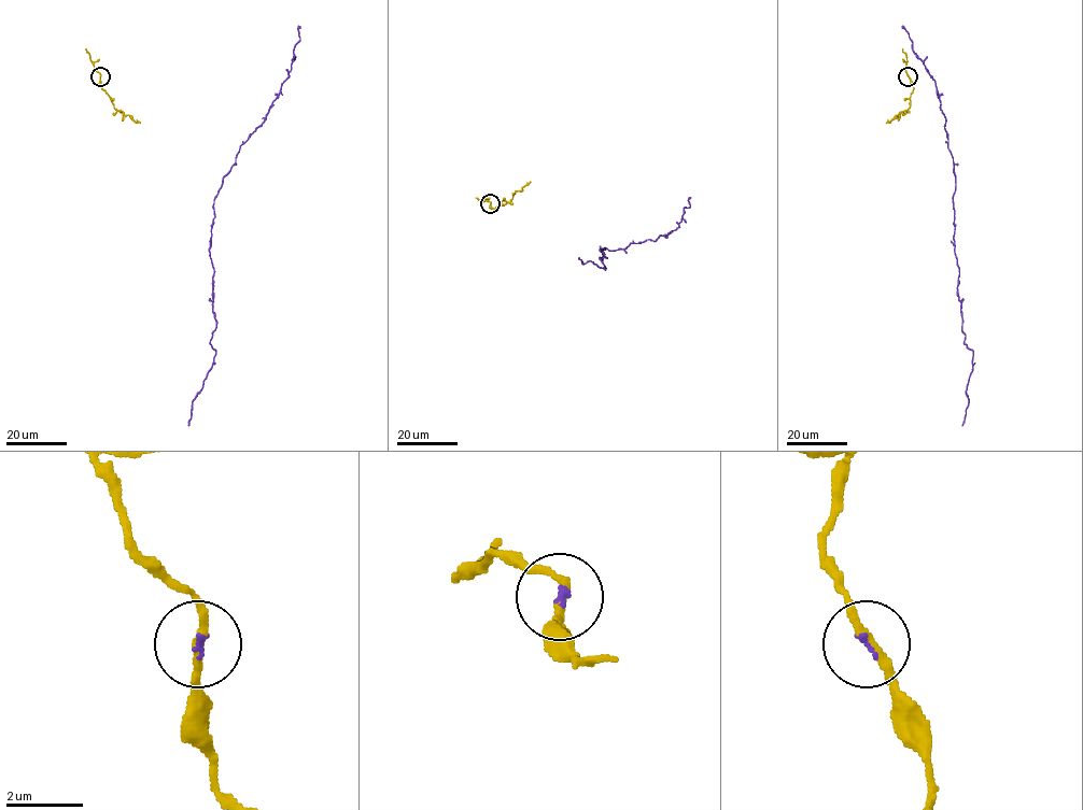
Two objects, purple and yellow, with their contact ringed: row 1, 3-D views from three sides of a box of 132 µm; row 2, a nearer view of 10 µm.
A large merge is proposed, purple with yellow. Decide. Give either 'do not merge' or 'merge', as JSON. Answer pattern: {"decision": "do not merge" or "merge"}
{"decision": "merge"}

